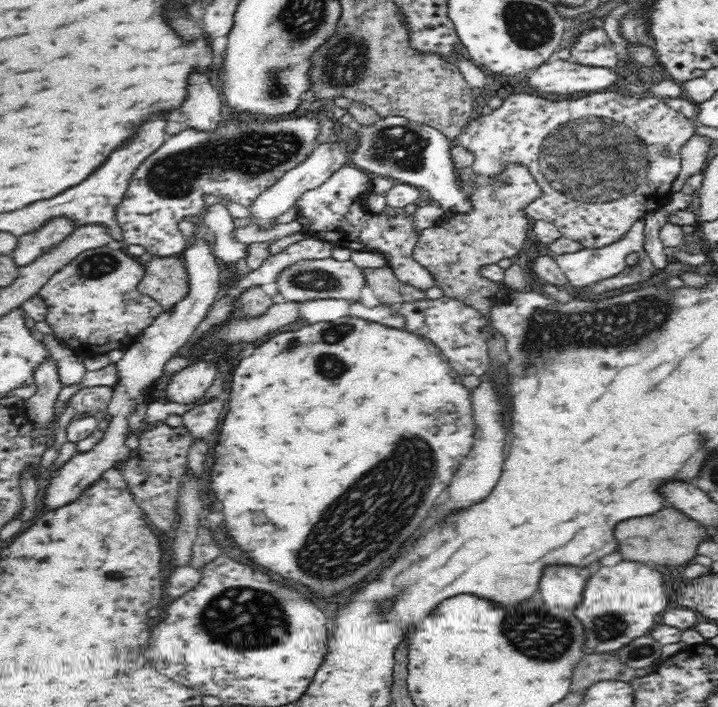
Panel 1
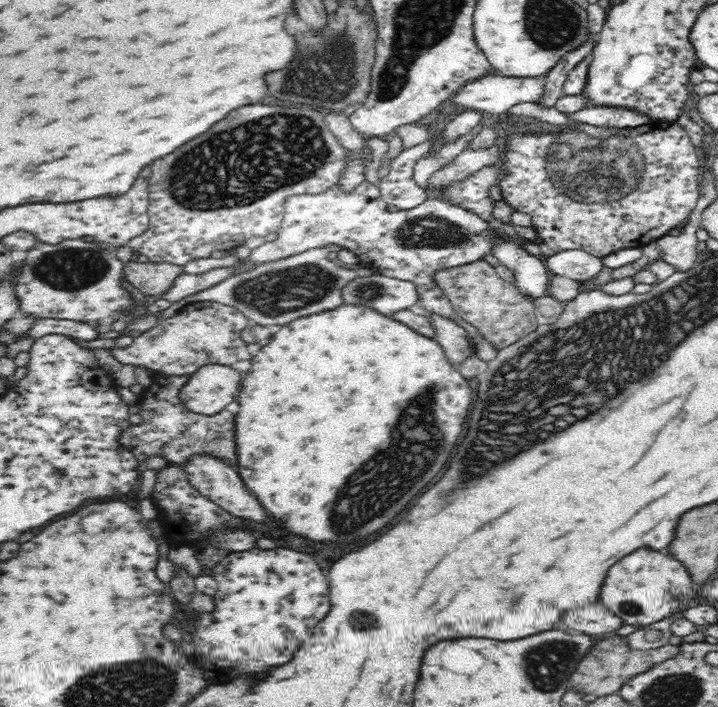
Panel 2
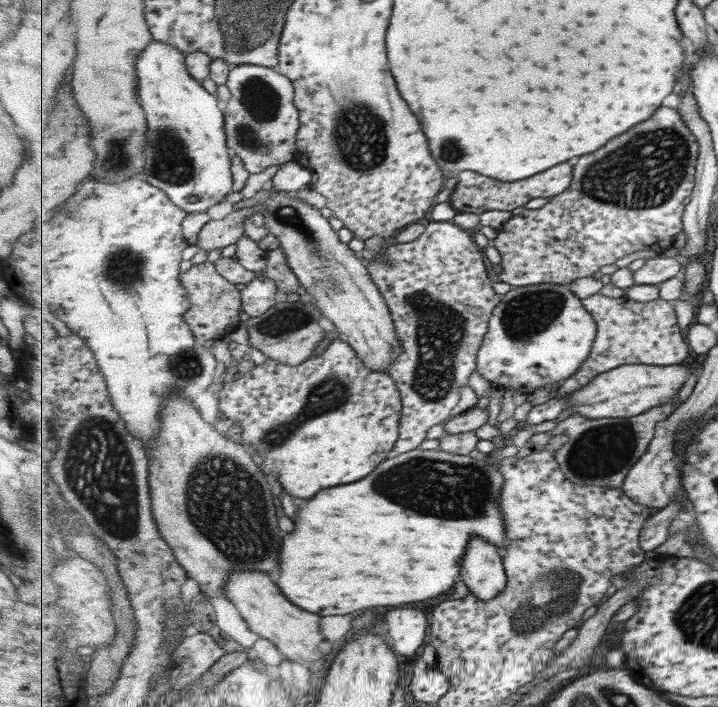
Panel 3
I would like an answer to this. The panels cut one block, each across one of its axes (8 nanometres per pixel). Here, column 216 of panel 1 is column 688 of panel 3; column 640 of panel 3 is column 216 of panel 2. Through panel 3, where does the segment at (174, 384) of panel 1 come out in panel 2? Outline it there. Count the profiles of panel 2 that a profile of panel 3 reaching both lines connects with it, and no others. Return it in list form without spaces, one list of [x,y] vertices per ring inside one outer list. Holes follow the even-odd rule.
[[[220,364],[202,366],[189,377],[188,384],[182,388],[180,397],[186,407],[195,413],[206,416],[220,414],[230,402],[234,402],[236,392],[240,388],[240,376],[240,372],[230,366]]]

